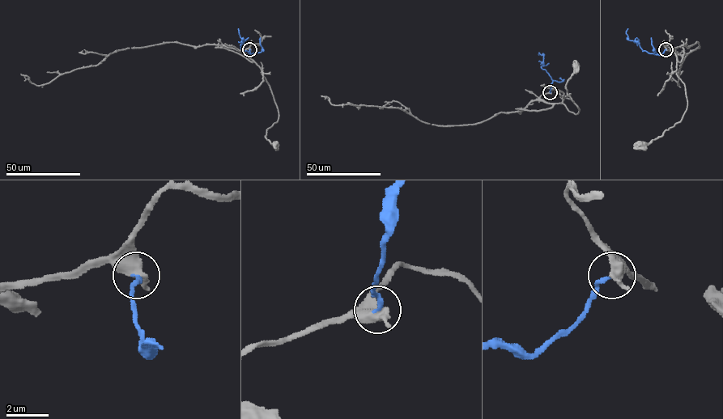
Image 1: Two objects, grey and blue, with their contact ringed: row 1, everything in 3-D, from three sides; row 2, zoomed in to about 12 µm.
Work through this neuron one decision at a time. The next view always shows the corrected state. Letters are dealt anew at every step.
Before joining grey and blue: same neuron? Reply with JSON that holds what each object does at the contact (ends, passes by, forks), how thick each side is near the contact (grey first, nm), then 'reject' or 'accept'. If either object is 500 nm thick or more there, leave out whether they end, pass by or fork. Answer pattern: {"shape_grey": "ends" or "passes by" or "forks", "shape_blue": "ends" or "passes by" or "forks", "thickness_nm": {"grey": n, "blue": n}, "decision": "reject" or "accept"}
{"thickness_nm": {"grey": 650, "blue": 180}, "decision": "accept"}

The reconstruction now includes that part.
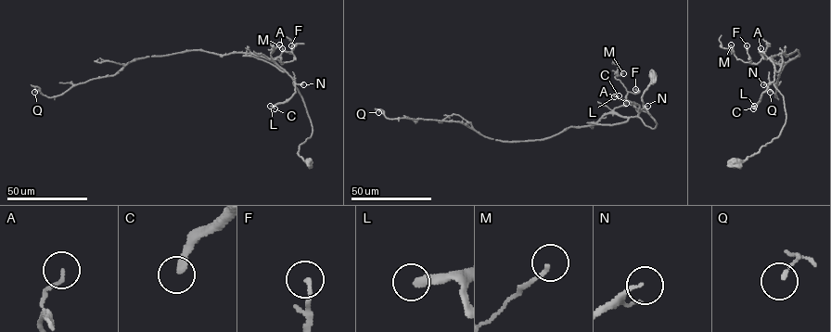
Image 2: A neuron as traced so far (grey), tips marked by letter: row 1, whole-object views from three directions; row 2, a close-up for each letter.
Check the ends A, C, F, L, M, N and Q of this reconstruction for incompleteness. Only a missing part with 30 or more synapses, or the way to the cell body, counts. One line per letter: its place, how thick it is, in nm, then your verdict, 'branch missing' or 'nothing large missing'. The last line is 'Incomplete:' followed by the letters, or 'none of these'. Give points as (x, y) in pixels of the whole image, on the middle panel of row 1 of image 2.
A: place (626, 103); calibre 140 nm; nothing large missing
C: place (619, 95); calibre 240 nm; branch missing
F: place (635, 89); calibre 180 nm; nothing large missing
L: place (614, 96); calibre 260 nm; branch missing
M: place (623, 73); calibre 140 nm; nothing large missing
N: place (647, 106); calibre 160 nm; branch missing
Q: place (378, 112); calibre 130 nm; nothing large missing
Incomplete: C, L, N

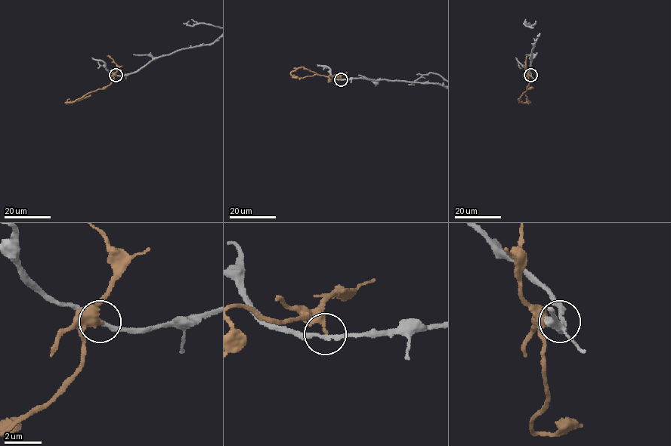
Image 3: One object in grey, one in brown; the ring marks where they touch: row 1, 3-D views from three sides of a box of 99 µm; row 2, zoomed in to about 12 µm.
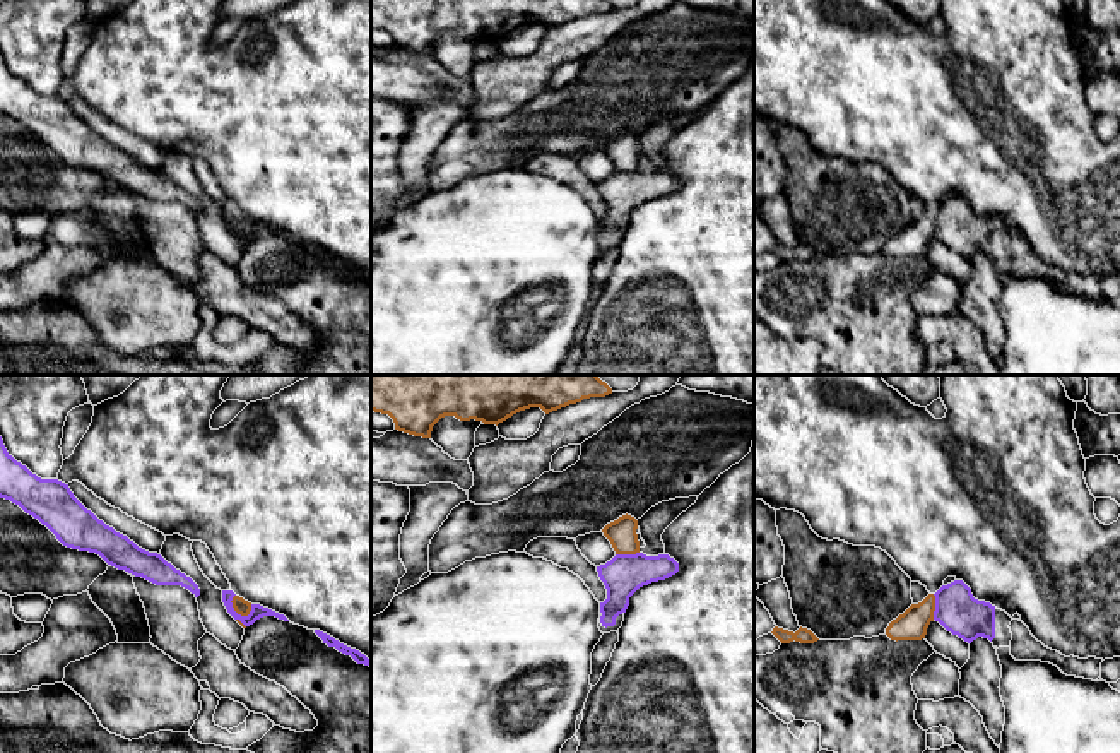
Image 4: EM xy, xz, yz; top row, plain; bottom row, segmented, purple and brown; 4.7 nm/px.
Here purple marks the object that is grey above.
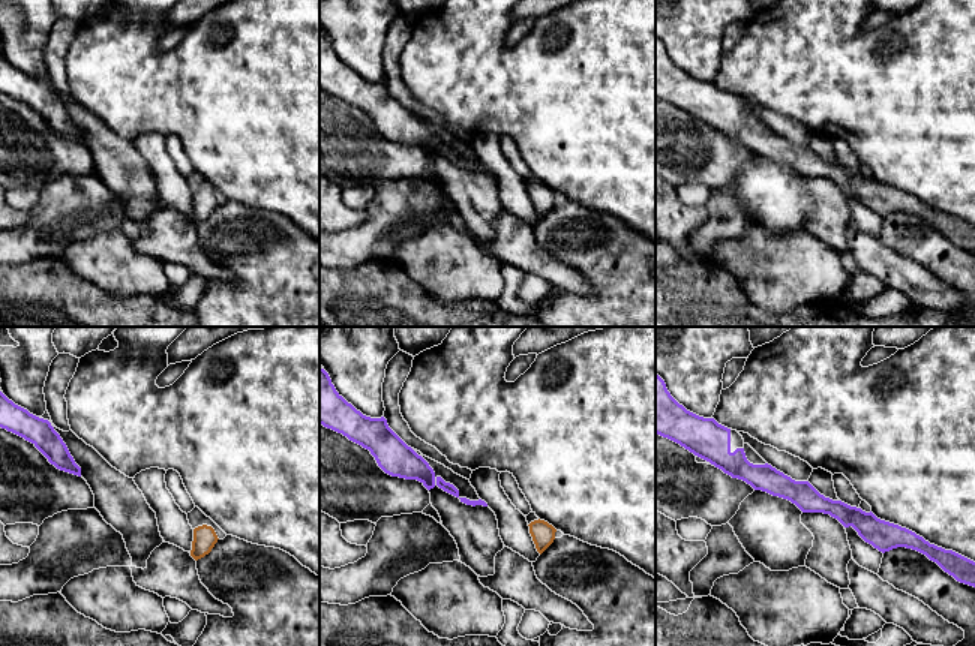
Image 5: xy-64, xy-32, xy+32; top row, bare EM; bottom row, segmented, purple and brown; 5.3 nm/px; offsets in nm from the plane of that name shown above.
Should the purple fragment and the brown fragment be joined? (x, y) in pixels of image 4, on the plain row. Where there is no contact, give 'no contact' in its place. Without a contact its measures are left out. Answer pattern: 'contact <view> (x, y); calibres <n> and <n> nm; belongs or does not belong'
contact xy (233, 225); calibres 70 and 70 nm; does not belong

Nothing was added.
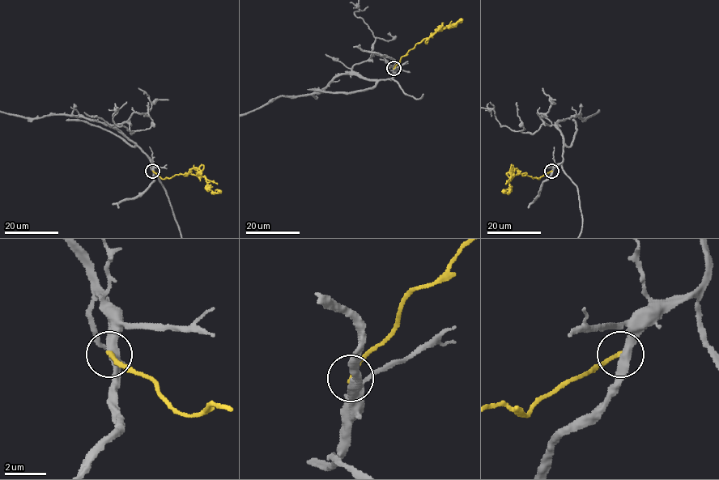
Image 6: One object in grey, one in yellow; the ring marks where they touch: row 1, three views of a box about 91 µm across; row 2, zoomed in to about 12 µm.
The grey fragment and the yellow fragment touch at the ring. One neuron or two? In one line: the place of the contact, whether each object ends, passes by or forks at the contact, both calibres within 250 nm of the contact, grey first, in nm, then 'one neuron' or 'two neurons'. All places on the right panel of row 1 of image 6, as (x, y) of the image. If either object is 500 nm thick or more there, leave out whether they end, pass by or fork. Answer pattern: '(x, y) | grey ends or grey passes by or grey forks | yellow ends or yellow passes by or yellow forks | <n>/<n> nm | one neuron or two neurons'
(551, 171) | grey passes by | yellow ends | 400/200 nm | two neurons

